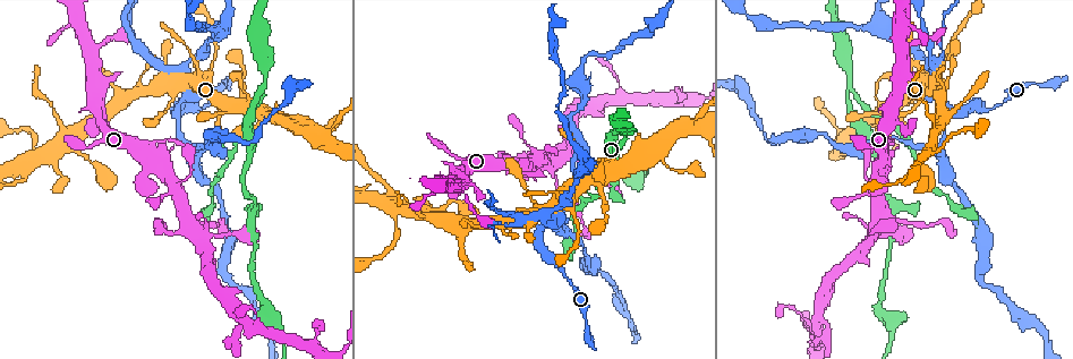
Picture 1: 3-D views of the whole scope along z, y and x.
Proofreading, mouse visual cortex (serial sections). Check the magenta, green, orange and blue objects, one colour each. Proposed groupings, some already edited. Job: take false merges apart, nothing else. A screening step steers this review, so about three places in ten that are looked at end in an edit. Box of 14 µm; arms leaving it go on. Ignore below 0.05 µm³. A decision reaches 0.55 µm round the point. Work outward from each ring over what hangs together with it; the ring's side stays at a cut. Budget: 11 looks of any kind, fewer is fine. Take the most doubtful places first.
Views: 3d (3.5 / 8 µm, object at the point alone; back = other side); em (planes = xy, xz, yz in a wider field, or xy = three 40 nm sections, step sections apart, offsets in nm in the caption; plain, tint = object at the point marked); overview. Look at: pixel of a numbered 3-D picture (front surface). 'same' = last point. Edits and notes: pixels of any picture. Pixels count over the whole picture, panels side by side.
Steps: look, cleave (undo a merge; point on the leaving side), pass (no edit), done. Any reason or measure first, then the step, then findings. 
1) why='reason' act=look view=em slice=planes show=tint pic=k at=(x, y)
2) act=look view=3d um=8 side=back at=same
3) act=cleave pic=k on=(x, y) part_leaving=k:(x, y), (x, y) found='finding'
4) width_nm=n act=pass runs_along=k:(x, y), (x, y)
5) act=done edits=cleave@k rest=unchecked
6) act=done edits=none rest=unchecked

why='narrows sharply' act=look view=3d um=3.5 pic=1 at=(160, 64)

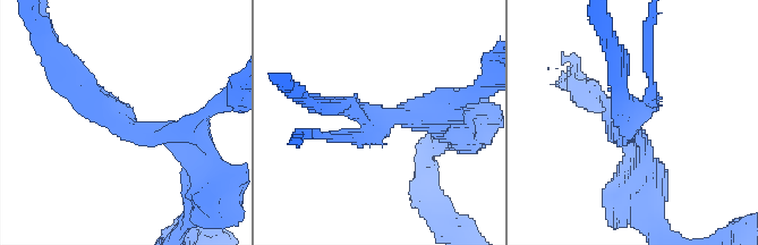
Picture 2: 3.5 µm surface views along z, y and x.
arms=3 arm_widths_nm=150,250,250 act=look view=em slice=xy step=3 show=tint pic=2 at=(628, 126)

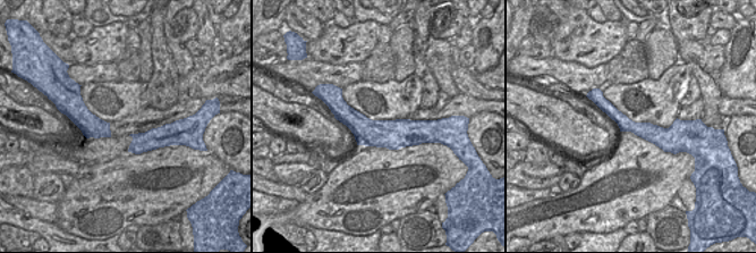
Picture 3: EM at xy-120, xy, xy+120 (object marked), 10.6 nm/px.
act=look view=em slice=xy step=5 show=tint at=same

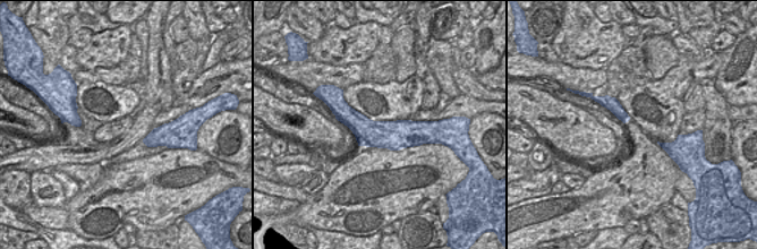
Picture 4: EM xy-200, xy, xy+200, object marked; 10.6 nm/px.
act=cleave pic=2 on=(333, 137) part_leaving=2:(363, 132), (352, 138), (300, 135) found='a second cell is stuck on'

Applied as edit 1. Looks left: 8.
why='see it whole again' act=look view=overview

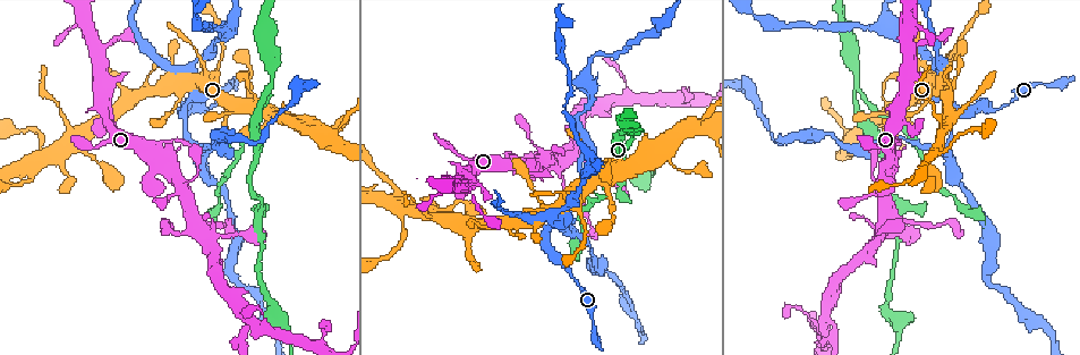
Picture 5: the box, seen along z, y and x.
why='arms run side by side' act=look view=3d um=3.5 pic=5 at=(266, 91)

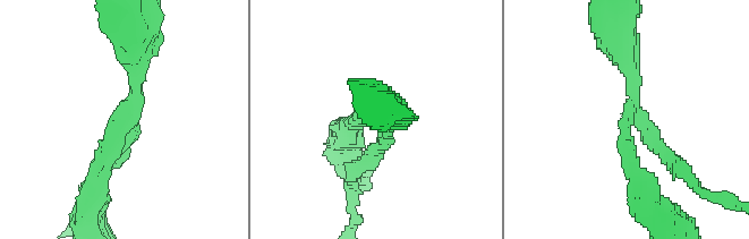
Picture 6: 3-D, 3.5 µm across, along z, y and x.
arms=3 arm_widths_nm=200,250,250 act=look view=em slice=xy step=1 show=tint pic=6 at=(632, 121)

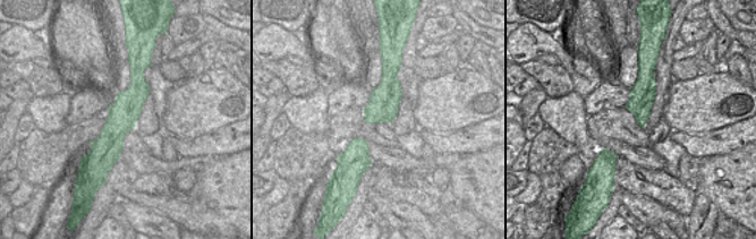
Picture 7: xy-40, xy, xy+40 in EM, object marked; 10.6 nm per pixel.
act=pass found='continuous, no second cell'

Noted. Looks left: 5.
why='sharp bend' act=look view=3d um=3.5 pic=5 at=(258, 200)

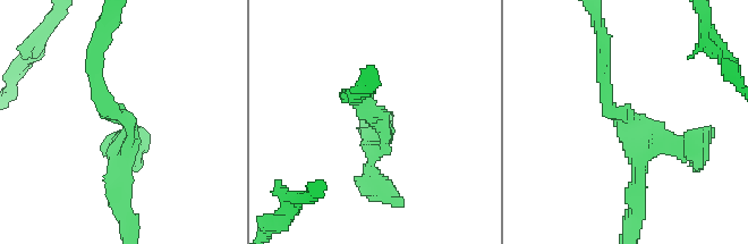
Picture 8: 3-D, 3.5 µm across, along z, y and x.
arms=3 arm_widths_nm=200,200,250 act=look view=em slice=planes show=tint pic=8 at=(378, 120)

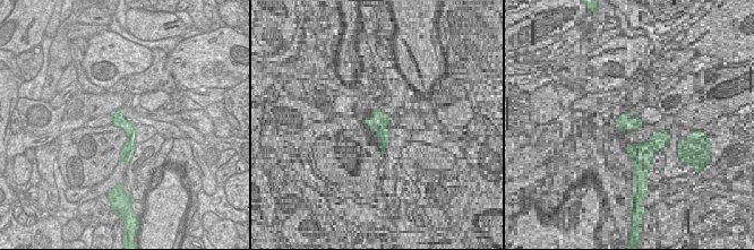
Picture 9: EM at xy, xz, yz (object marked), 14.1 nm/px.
why='another direction' act=look view=em slice=xy step=1 show=tint at=same

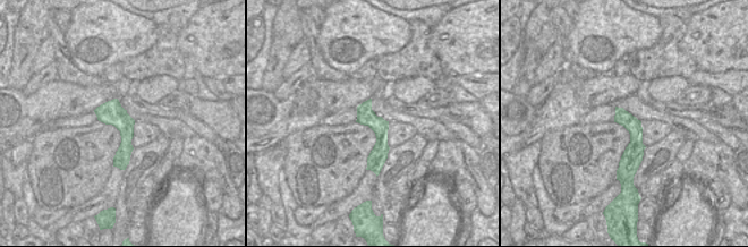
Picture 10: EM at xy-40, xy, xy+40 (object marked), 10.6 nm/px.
act=pass runs_along=10:(367, 103), (381, 129), (377, 169) found='all the same cell'

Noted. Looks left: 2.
why='thick turns thin' act=look view=3d um=3.5 pic=5 at=(65, 117)

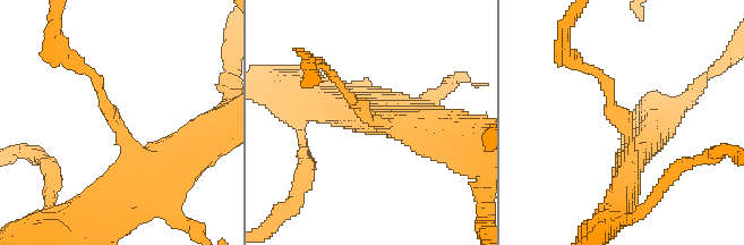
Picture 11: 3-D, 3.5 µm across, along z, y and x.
act=pass runs_along=11:(173, 161), (129, 148), (87, 70) found='one cell here'

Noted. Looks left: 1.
act=done edits=cleave@2 rest=unchecked

